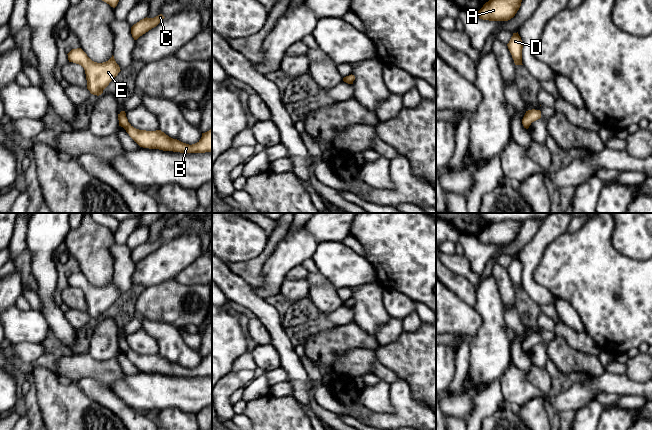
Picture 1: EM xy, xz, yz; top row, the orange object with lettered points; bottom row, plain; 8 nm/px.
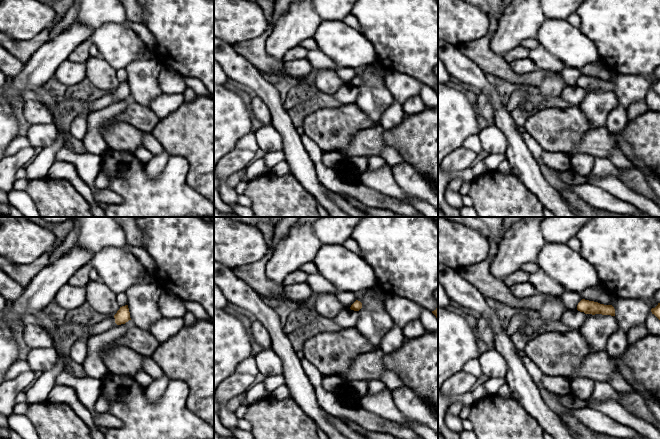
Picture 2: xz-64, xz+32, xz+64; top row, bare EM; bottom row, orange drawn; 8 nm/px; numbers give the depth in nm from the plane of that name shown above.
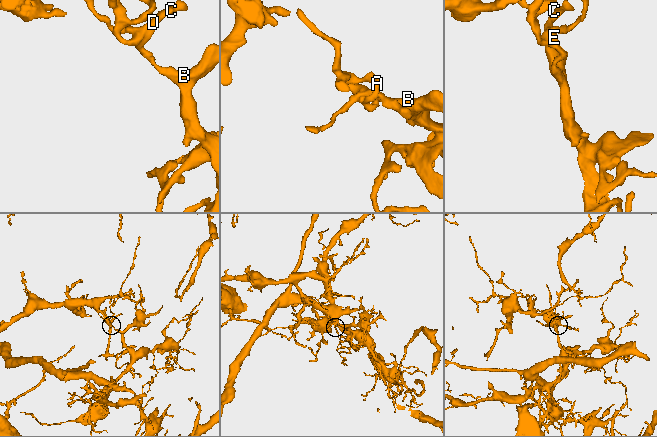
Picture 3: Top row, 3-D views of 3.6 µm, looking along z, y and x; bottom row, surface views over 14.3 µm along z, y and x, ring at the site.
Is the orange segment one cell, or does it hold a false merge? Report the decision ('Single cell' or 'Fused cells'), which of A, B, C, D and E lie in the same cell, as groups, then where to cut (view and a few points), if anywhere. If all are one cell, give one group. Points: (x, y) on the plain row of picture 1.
Fused cells. Groups: A C D E / B. Split along xy (128, 346), (122, 350)

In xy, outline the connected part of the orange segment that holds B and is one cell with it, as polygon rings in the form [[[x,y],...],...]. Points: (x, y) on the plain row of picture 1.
[[[125,347],[123,352],[129,360],[143,372],[180,377],[205,377],[212,375],[212,352],[209,355],[202,357],[201,363],[192,369],[173,363],[161,354],[139,354],[134,352],[130,347]]]

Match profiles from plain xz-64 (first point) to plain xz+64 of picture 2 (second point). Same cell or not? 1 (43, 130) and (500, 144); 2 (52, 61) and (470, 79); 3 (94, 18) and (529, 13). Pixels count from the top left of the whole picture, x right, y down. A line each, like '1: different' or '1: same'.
1: same
2: different
3: different

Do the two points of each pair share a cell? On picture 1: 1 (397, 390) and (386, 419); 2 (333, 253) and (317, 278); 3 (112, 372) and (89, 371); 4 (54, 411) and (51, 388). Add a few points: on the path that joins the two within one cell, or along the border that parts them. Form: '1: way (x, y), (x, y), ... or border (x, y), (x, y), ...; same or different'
1: way (398, 399), (398, 415), (395, 418); same
2: border (318, 272), (330, 282); different
3: way (106, 371), (95, 371); same
4: way (54, 405), (54, 399), (51, 394); same

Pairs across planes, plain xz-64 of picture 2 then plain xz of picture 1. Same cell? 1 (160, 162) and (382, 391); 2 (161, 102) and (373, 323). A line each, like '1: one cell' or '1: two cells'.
1: one cell
2: two cells

